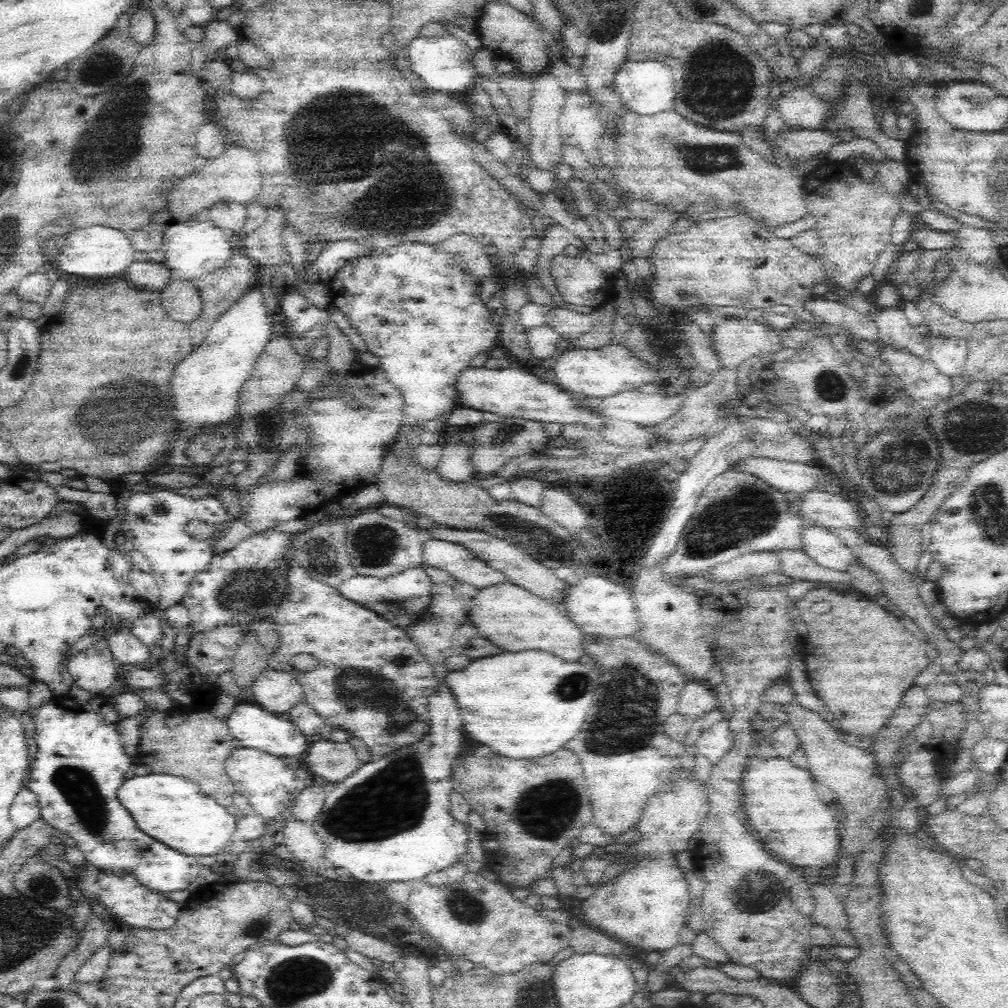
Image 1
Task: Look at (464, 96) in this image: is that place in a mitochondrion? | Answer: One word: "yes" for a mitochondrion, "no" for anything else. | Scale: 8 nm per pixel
no

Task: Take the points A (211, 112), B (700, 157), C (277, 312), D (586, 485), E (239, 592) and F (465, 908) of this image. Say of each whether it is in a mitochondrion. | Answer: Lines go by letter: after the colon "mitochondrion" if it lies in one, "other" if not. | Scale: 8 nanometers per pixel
A: other
B: mitochondrion
C: other
D: other
E: mitochondrion
F: mitochondrion

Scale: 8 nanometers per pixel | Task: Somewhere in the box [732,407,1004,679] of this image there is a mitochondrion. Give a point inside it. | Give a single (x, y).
(899, 465)

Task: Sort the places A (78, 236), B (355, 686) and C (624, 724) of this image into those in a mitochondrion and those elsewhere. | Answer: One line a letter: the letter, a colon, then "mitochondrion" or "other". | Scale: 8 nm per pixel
A: other
B: mitochondrion
C: mitochondrion

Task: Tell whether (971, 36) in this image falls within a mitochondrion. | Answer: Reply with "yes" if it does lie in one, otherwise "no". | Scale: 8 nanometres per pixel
no

